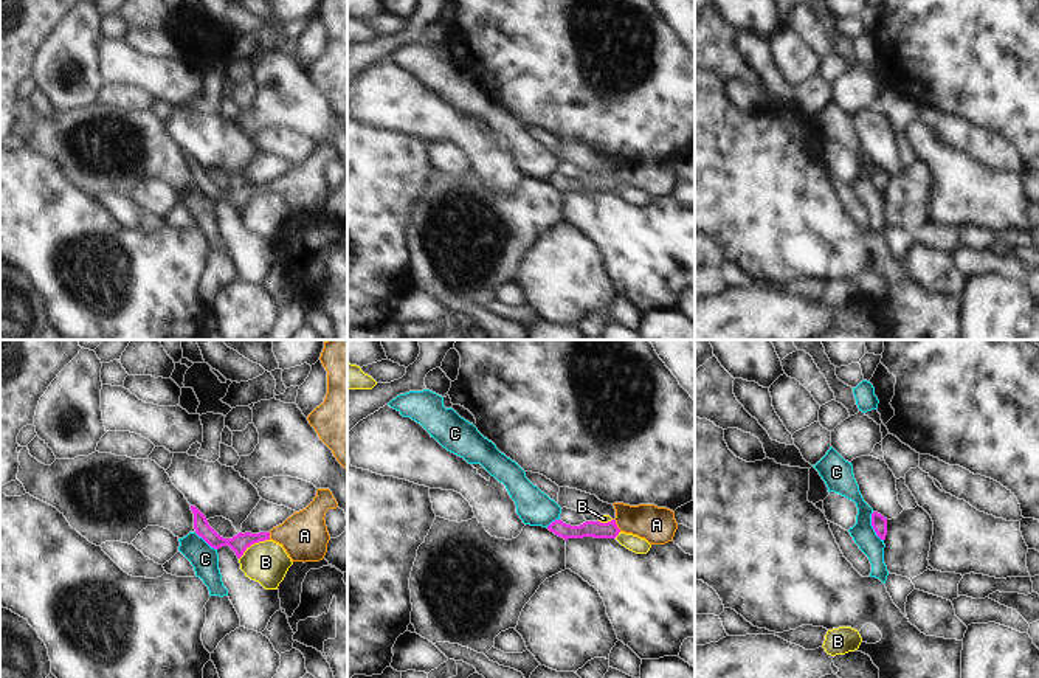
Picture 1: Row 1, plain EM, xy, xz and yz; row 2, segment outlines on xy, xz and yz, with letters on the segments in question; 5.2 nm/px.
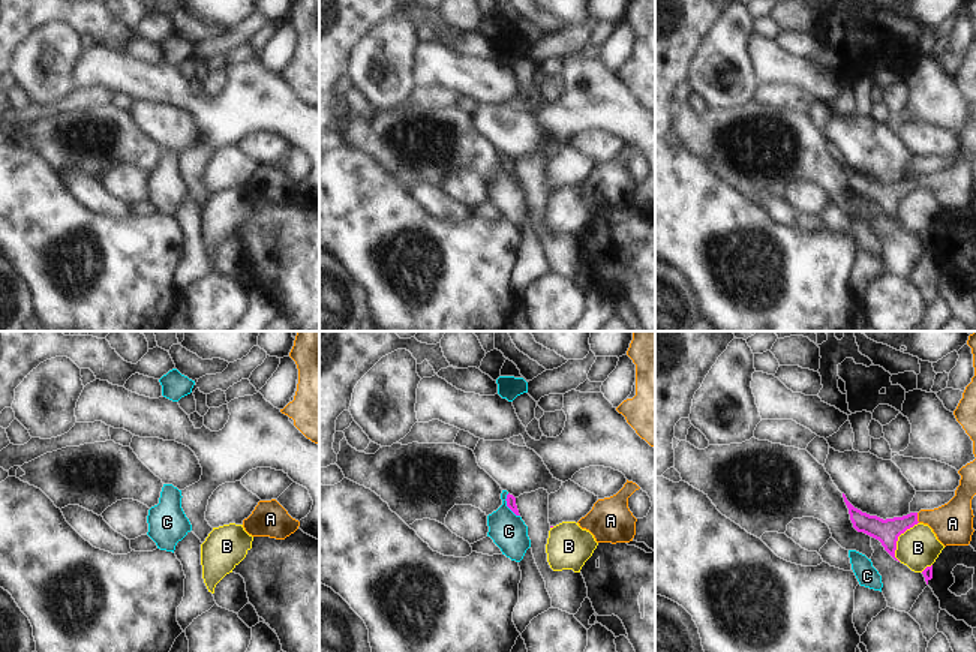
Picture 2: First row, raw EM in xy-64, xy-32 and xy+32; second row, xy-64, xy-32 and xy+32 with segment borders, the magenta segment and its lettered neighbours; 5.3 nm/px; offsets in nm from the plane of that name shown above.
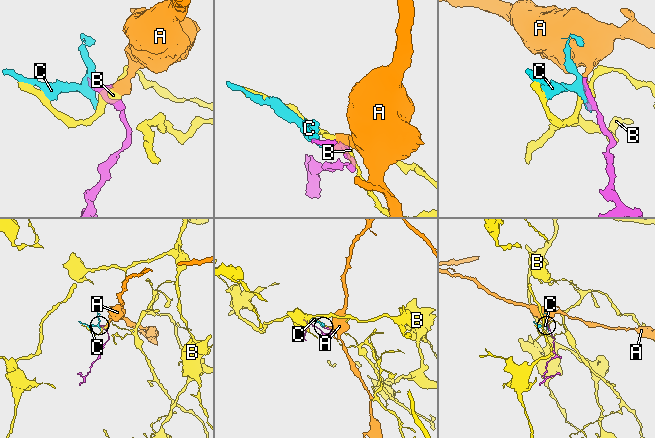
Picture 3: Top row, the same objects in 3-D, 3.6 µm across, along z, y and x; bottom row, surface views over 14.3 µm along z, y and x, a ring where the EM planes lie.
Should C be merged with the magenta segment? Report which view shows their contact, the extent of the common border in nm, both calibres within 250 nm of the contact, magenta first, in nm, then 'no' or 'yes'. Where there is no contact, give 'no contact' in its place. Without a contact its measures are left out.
yz | 160 nm | 80/120 nm | no

